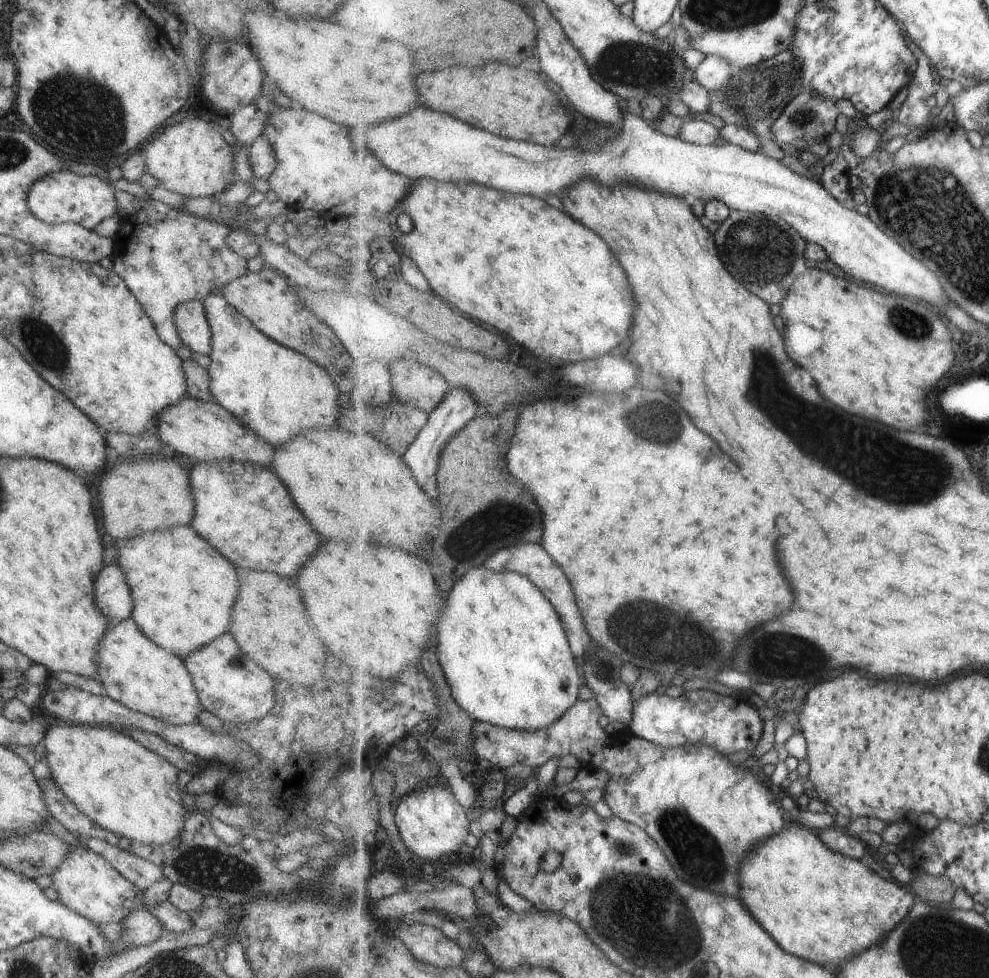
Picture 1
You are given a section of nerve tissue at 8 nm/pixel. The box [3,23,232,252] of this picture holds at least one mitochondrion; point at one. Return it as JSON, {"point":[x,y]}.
{"point":[65,109]}

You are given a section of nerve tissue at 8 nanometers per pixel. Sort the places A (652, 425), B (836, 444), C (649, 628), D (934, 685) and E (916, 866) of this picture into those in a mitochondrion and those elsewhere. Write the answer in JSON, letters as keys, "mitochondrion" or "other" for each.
{"A":"mitochondrion","B":"mitochondrion","C":"mitochondrion","D":"other","E":"other"}

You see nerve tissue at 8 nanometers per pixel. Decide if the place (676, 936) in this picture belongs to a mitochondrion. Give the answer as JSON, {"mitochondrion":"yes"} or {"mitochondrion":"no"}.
{"mitochondrion":"yes"}

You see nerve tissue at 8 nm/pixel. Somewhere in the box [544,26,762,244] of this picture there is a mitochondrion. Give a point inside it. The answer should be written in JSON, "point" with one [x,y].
{"point":[634,64]}

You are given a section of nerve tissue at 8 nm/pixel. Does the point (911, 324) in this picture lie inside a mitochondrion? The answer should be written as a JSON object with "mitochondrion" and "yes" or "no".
{"mitochondrion":"yes"}

